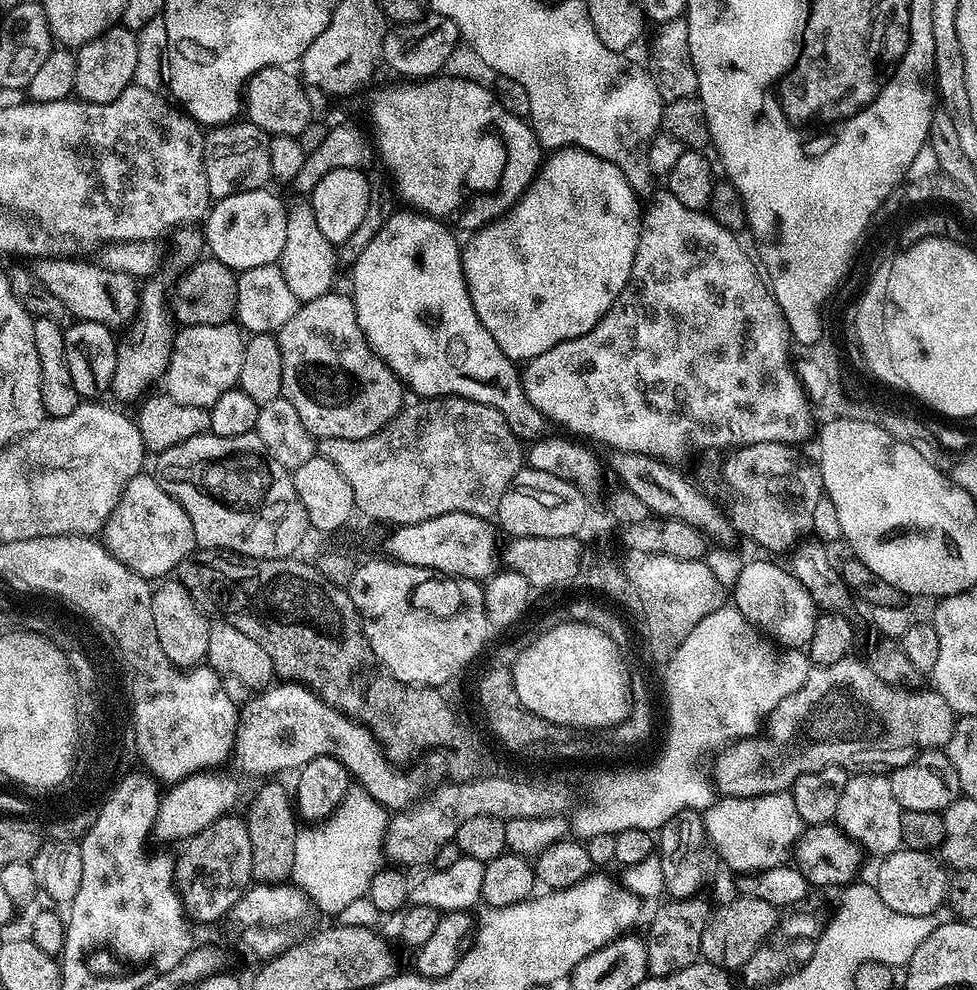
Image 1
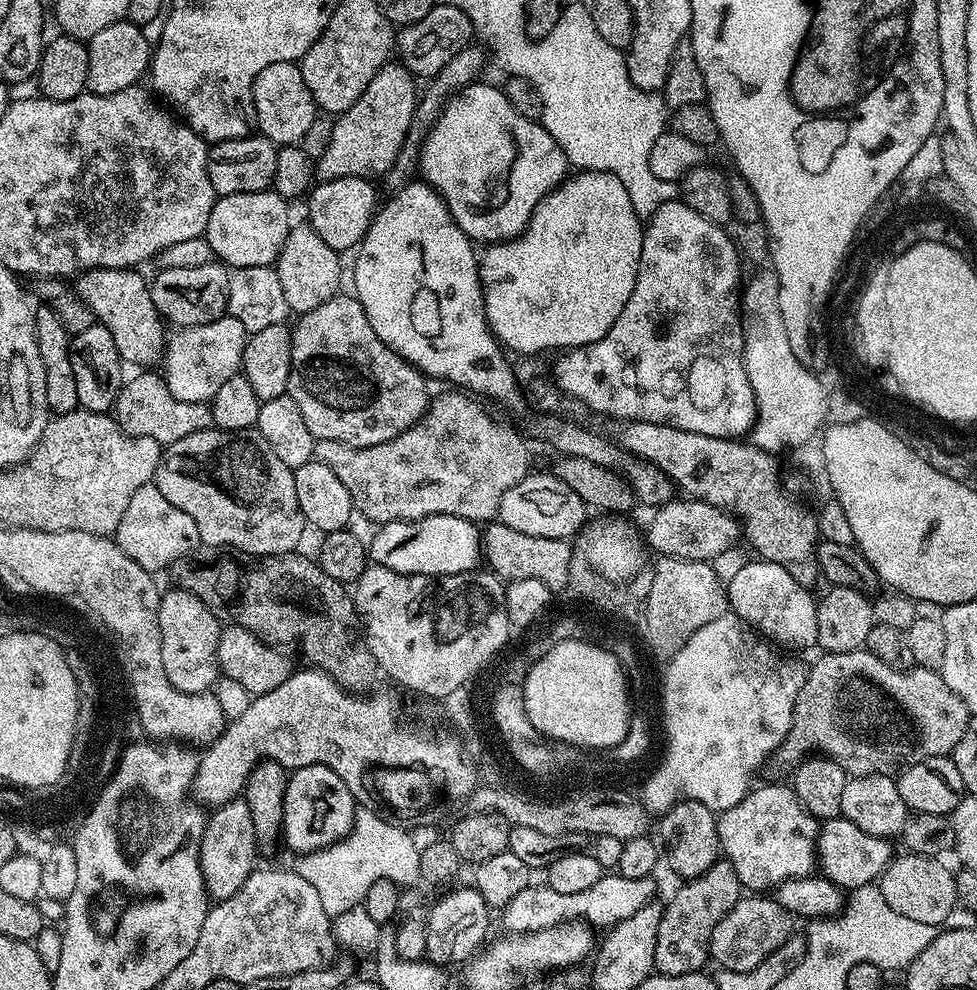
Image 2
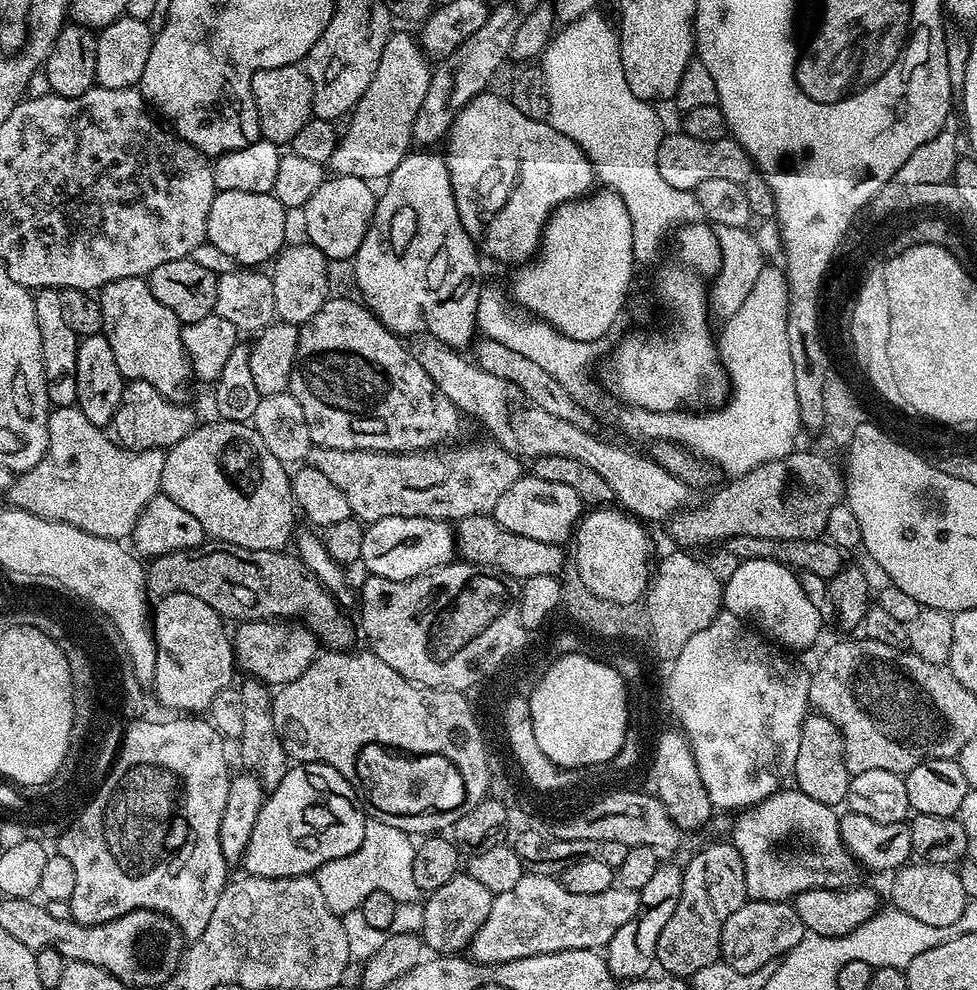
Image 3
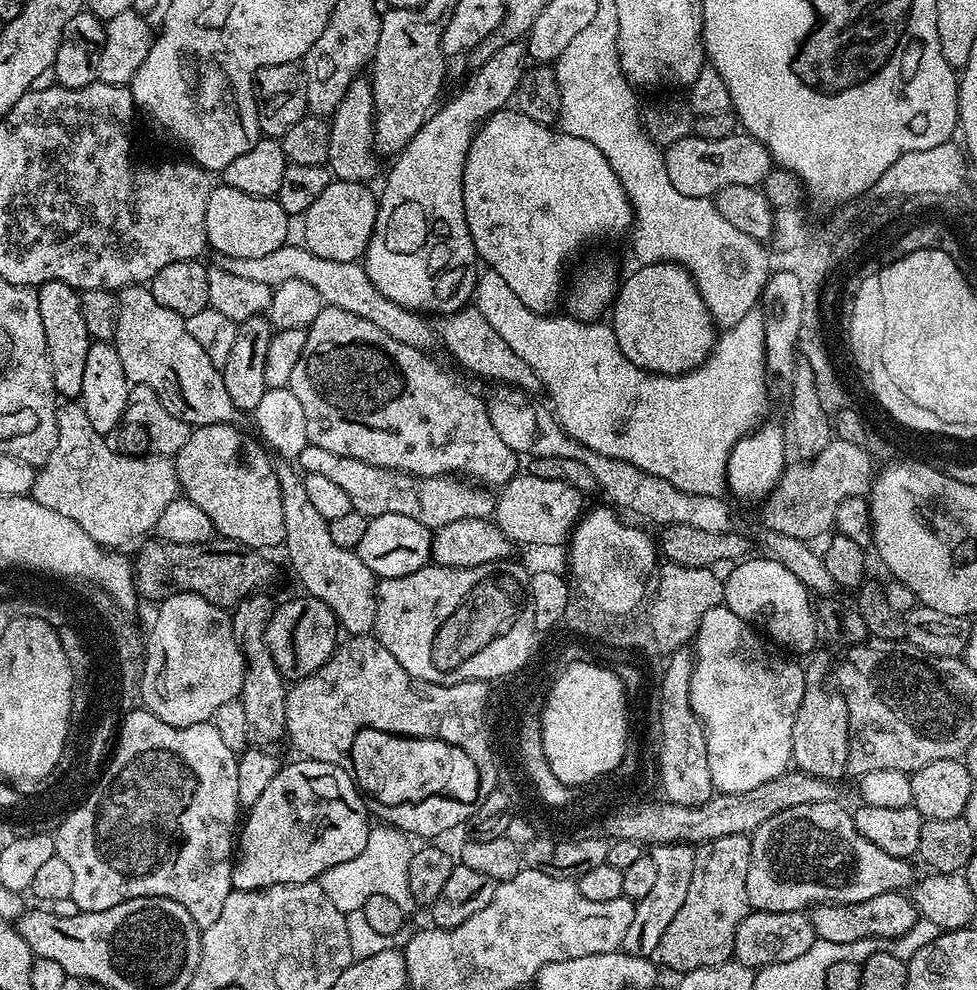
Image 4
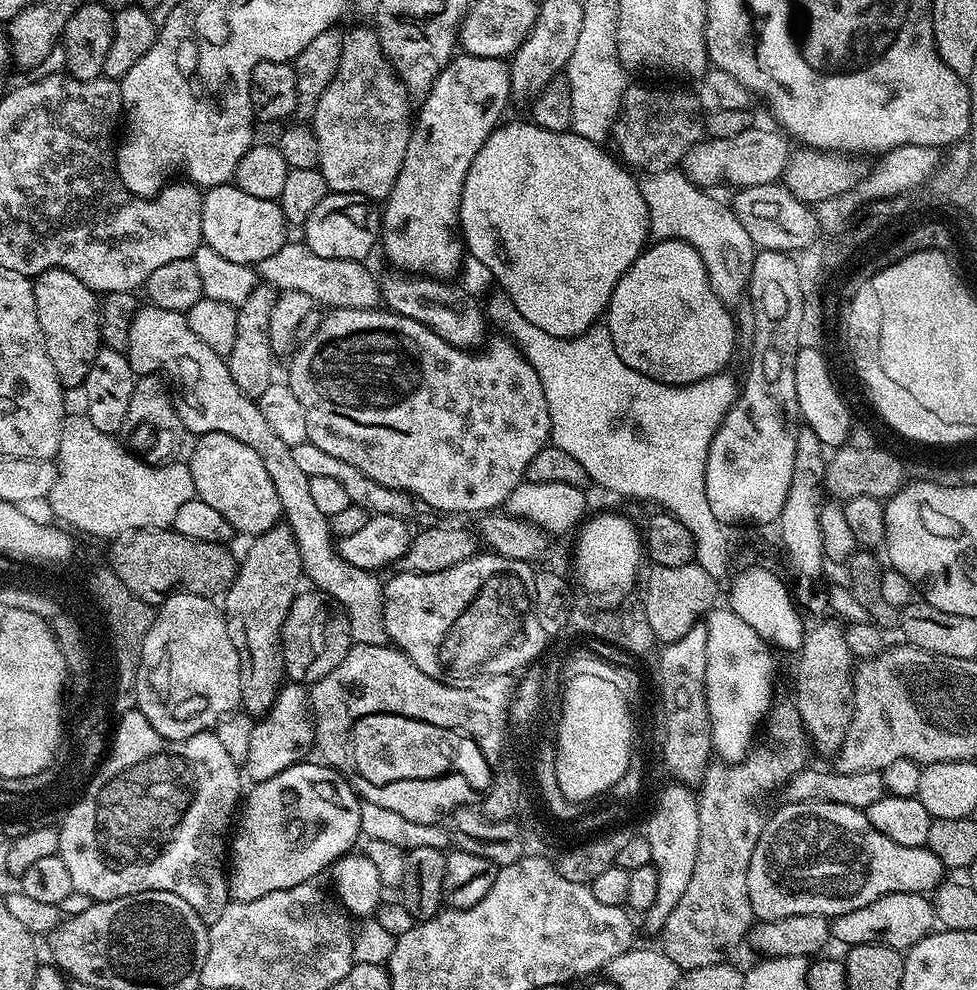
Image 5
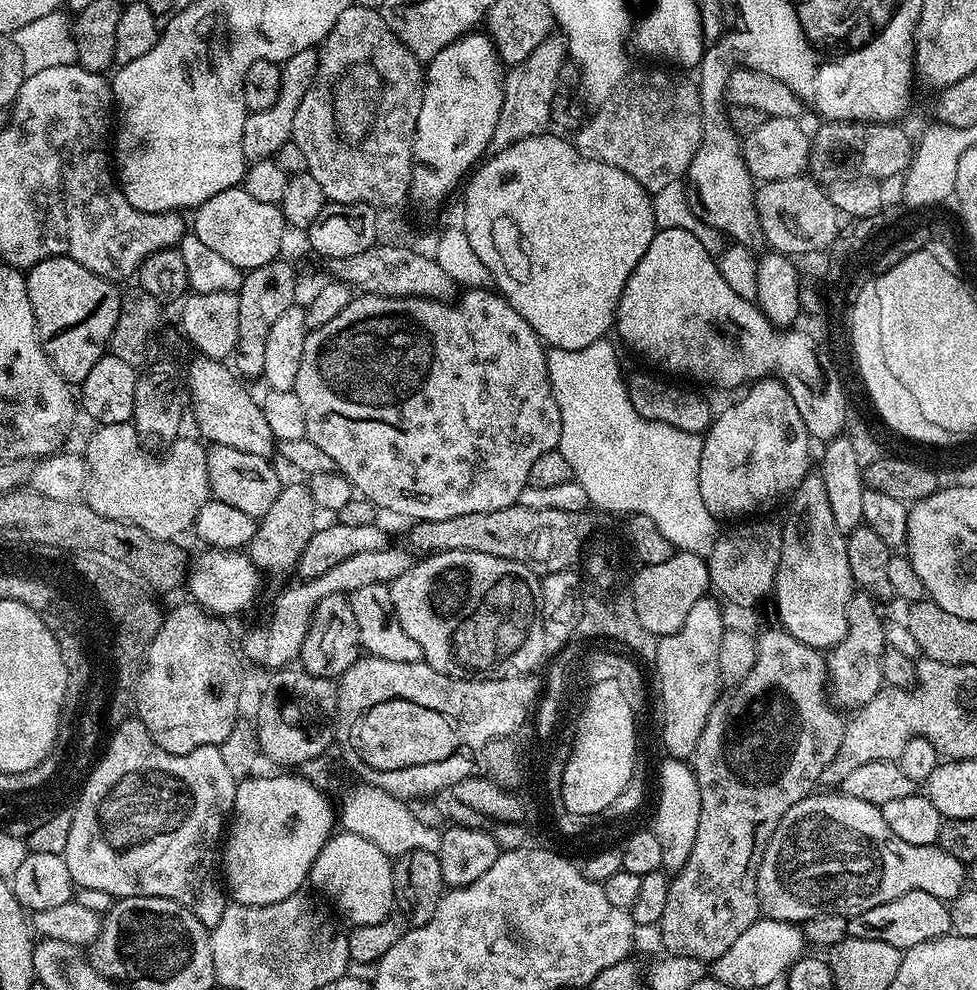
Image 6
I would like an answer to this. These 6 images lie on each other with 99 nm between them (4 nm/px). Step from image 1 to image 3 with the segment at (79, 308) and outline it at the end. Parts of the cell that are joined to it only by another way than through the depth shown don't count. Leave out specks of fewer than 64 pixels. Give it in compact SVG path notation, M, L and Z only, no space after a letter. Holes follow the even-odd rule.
M142 276L118 278L99 289L104 332L112 342L118 370L125 381L150 382L160 393L177 402L187 401L190 361L182 346L180 319L174 310L166 310L150 290Z

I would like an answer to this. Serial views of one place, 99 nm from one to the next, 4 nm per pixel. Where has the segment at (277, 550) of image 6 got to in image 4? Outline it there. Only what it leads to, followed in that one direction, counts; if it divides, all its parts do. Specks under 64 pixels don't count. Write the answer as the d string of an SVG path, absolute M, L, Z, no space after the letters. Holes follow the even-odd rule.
M253 594L241 600L231 609L232 629L236 635L238 646L244 655L244 677L242 690L238 697L245 712L246 736L251 747L273 747L279 739L285 737L285 698L286 677L278 670L270 650L266 646L266 626L272 617L274 600L264 596L268 594Z

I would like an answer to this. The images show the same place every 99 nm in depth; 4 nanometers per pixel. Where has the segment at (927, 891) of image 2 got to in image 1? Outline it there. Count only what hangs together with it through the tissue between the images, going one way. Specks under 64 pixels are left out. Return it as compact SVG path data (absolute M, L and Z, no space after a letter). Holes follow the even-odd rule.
M901 847L899 852L891 852L877 864L880 865L876 868L874 887L878 890L878 898L882 898L890 910L911 916L930 916L945 907L950 876L935 855Z

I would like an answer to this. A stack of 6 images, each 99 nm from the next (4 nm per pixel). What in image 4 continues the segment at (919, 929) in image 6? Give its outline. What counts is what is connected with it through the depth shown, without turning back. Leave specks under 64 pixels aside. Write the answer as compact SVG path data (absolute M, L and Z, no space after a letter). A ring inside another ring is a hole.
M903 891L883 892L874 898L866 898L864 902L853 904L818 904L811 909L810 915L817 937L826 942L838 942L839 944L873 938L891 942L897 936L906 935L910 926L914 926L918 919L916 905Z

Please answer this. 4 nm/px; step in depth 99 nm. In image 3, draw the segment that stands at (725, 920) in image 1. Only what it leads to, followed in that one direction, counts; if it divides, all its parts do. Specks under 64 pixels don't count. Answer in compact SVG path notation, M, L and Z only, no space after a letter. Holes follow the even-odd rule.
M782 900L744 901L730 918L726 918L726 926L722 928L720 955L723 963L729 964L742 974L750 974L765 966L771 960L783 958L802 942L806 929L802 918L798 918L795 907Z

